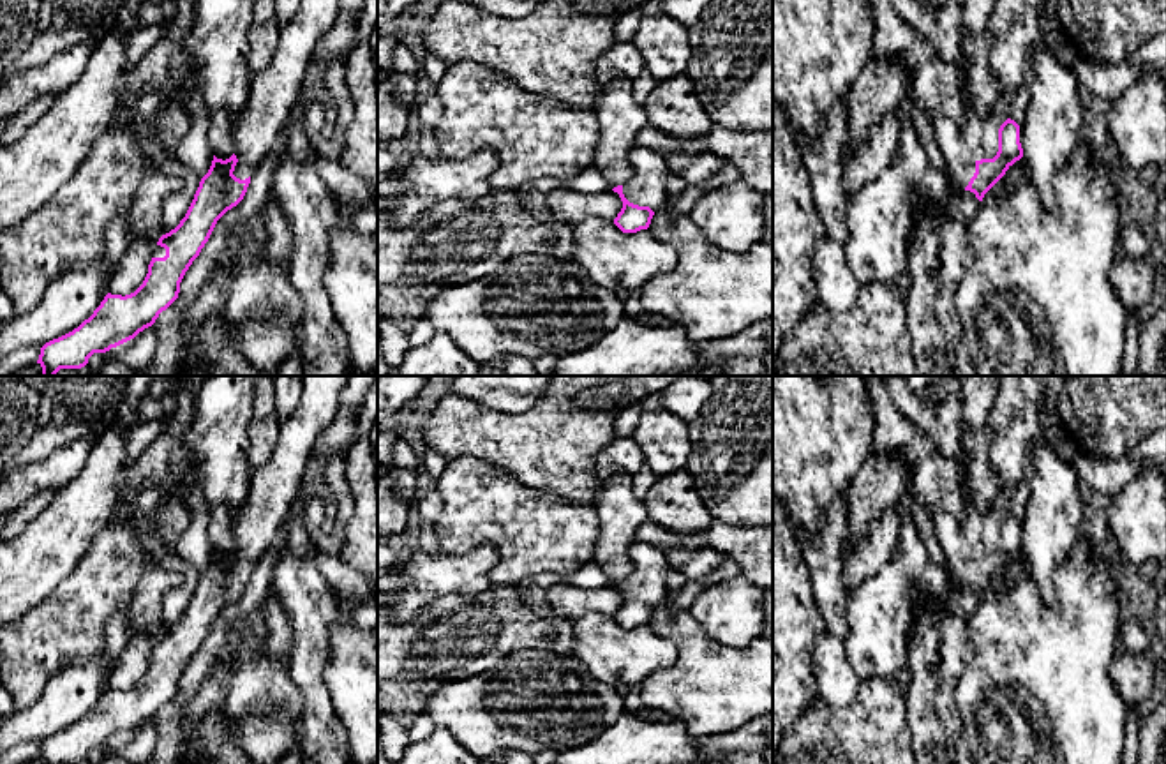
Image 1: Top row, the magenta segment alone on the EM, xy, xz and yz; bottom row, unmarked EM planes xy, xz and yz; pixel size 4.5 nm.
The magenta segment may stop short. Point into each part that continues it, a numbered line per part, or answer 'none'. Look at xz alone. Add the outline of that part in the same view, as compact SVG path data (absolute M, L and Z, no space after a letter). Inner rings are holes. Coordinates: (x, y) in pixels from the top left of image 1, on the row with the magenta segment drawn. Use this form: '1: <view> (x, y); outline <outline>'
1: xz (648, 187); outline M635 145L628 161L635 175L623 185L624 198L633 205L649 206L653 212L669 205L667 180L672 173L667 157Z

